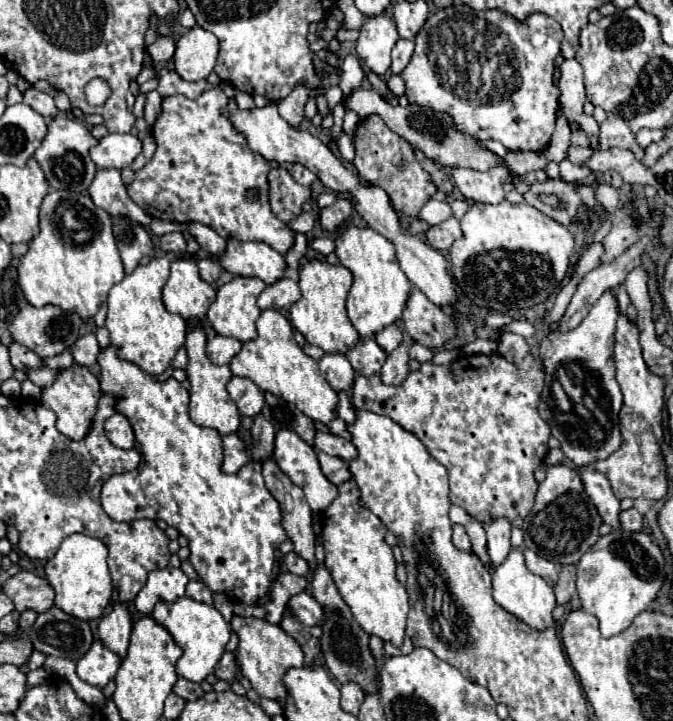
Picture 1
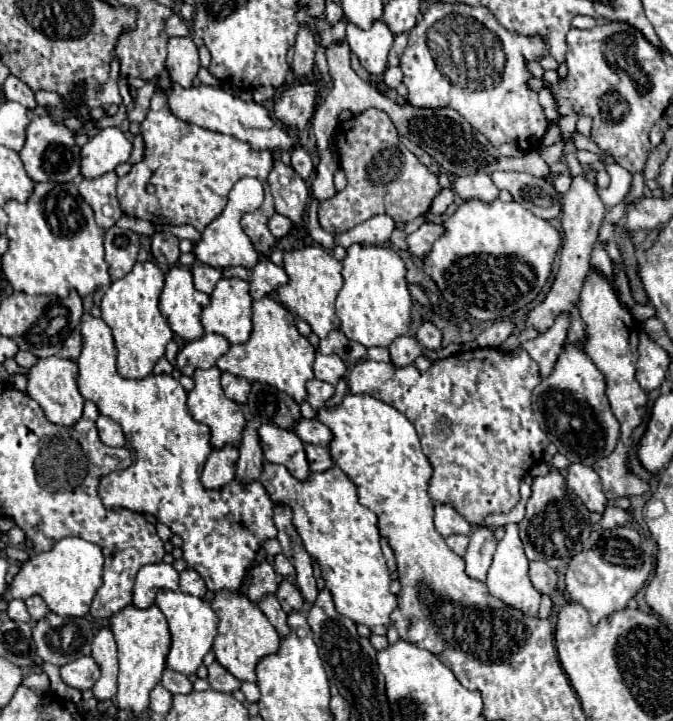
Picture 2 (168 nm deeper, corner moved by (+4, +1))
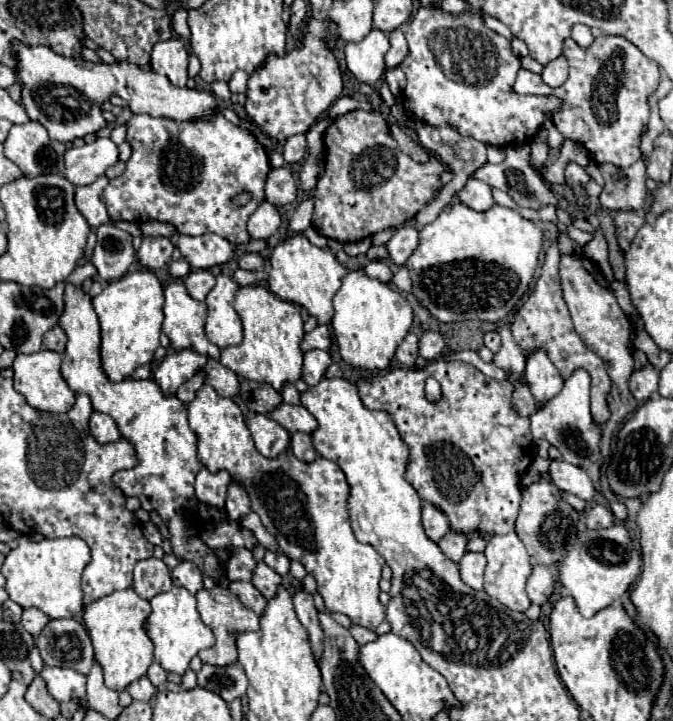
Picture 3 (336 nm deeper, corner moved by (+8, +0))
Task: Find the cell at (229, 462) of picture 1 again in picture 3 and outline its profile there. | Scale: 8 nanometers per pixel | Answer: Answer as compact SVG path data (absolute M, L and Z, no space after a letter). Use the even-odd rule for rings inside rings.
M203 467L197 475L197 481L195 481L195 497L201 503L207 503L207 505L221 509L225 505L229 481L231 481L231 477L225 471L211 473Z

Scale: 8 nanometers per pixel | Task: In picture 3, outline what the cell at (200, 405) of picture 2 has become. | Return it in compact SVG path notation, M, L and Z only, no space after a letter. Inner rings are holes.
M203 385L197 393L197 397L187 405L189 413L189 427L197 435L197 459L209 469L209 471L227 471L231 479L247 491L251 499L251 509L261 517L263 527L277 539L279 553L285 557L299 561L307 573L311 573L317 581L317 591L321 593L327 611L343 613L351 619L355 625L363 625L367 629L375 629L385 619L385 607L379 603L379 579L381 569L385 565L385 559L371 547L363 545L355 539L351 525L349 525L349 513L347 513L347 497L349 497L349 485L345 481L343 471L337 463L317 457L313 463L303 463L291 455L291 451L283 451L275 459L263 457L251 439L251 433L243 421L241 409L233 399L219 397L211 385Z

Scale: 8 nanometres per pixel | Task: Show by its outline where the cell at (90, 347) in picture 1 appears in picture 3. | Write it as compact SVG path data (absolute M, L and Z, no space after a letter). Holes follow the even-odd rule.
M53 327L43 337L43 347L51 349L51 351L57 351L57 353L63 353L65 351L65 343L67 343L67 335L63 333L61 327Z

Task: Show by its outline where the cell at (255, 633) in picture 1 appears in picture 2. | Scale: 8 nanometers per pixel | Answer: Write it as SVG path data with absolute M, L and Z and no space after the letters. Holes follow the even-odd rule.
M221 590L211 600L211 606L219 616L219 636L215 638L215 644L213 644L217 662L221 666L225 666L237 680L255 682L255 666L267 654L275 654L275 650L279 650L283 638L277 634L277 630L271 626L271 622L267 622L265 614L253 602L249 602L243 594L237 594L237 592L233 594L233 592Z

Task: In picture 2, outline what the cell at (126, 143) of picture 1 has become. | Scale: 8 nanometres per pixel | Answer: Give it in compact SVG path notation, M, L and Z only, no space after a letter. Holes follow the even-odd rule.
M119 128L99 130L81 148L81 174L85 178L99 178L115 166L127 162L131 156L131 142Z

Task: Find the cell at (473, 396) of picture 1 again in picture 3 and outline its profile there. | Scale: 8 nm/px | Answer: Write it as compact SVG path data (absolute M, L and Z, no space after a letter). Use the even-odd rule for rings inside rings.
M431 361L423 369L389 369L375 373L369 381L357 383L363 405L371 411L387 411L409 447L407 481L415 487L423 501L433 503L441 509L453 531L463 535L505 535L515 531L515 519L521 503L521 477L535 457L535 445L529 431L529 419L519 417L511 409L513 385L509 381L497 381L483 375L469 363L463 361ZM435 377L441 385L441 399L431 403L423 395L425 379Z

